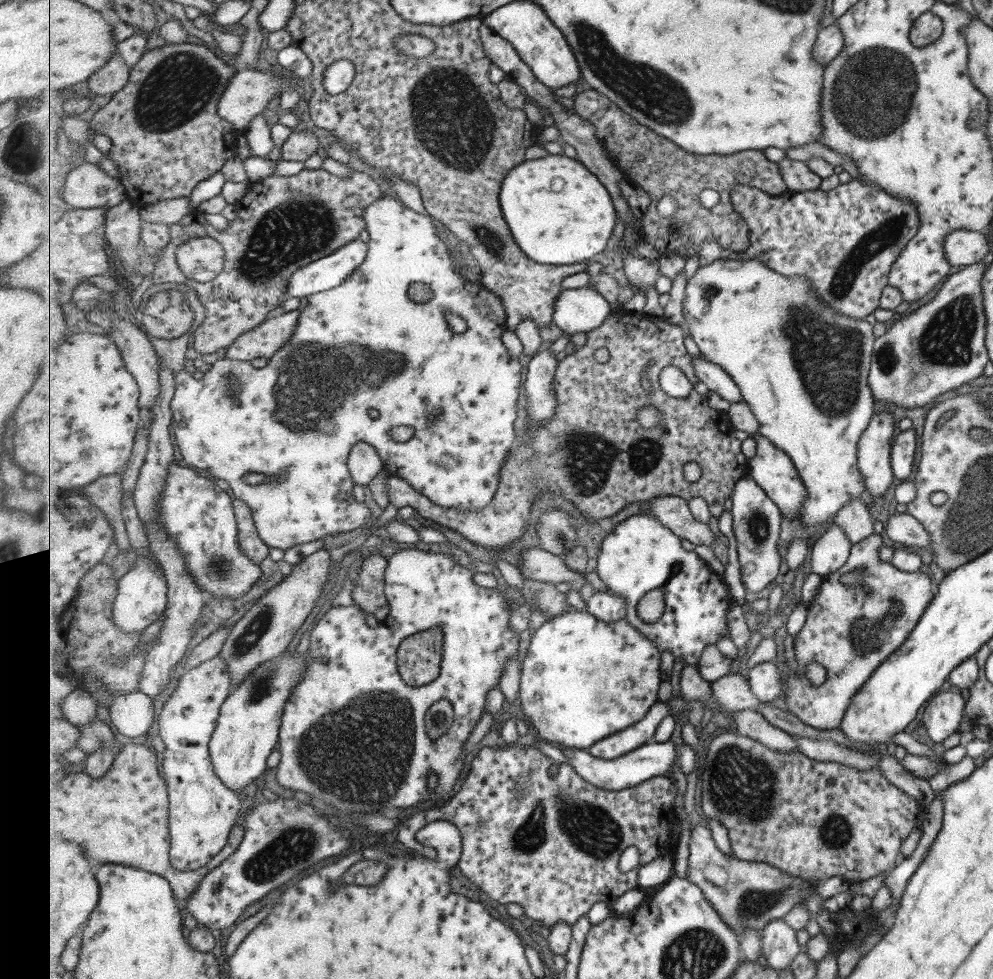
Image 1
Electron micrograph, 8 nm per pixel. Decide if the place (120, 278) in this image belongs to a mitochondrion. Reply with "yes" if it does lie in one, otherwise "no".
no

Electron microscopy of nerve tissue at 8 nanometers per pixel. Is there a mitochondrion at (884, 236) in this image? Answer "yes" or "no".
yes

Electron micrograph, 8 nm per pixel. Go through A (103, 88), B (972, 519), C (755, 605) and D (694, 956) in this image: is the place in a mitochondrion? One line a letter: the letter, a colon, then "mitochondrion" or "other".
A: other
B: mitochondrion
C: other
D: mitochondrion

